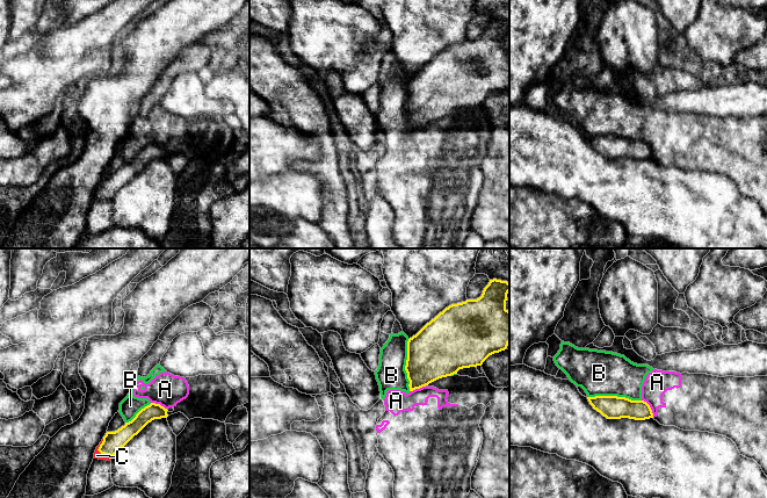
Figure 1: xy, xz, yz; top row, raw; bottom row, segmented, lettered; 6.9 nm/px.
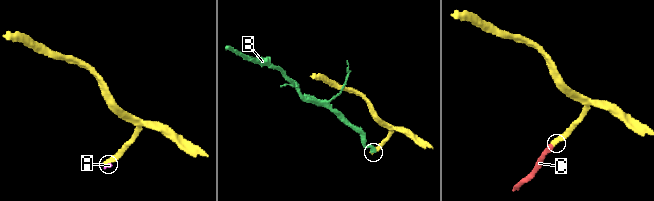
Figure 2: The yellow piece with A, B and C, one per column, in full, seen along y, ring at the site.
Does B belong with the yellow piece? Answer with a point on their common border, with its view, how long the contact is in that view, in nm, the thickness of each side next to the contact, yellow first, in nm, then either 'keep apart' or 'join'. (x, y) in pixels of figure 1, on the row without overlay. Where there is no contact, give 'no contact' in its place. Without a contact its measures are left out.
yz (614, 136) | 380 nm | 160/320 nm | keep apart

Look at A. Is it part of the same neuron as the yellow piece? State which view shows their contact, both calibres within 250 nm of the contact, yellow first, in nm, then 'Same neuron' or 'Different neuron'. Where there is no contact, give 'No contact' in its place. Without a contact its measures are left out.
Touches yellow in yz. Thickness 160 nm (yellow) against 170 nm. Different neuron

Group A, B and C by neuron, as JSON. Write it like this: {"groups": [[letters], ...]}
{"groups": [["A", "B"], ["C"]]}

